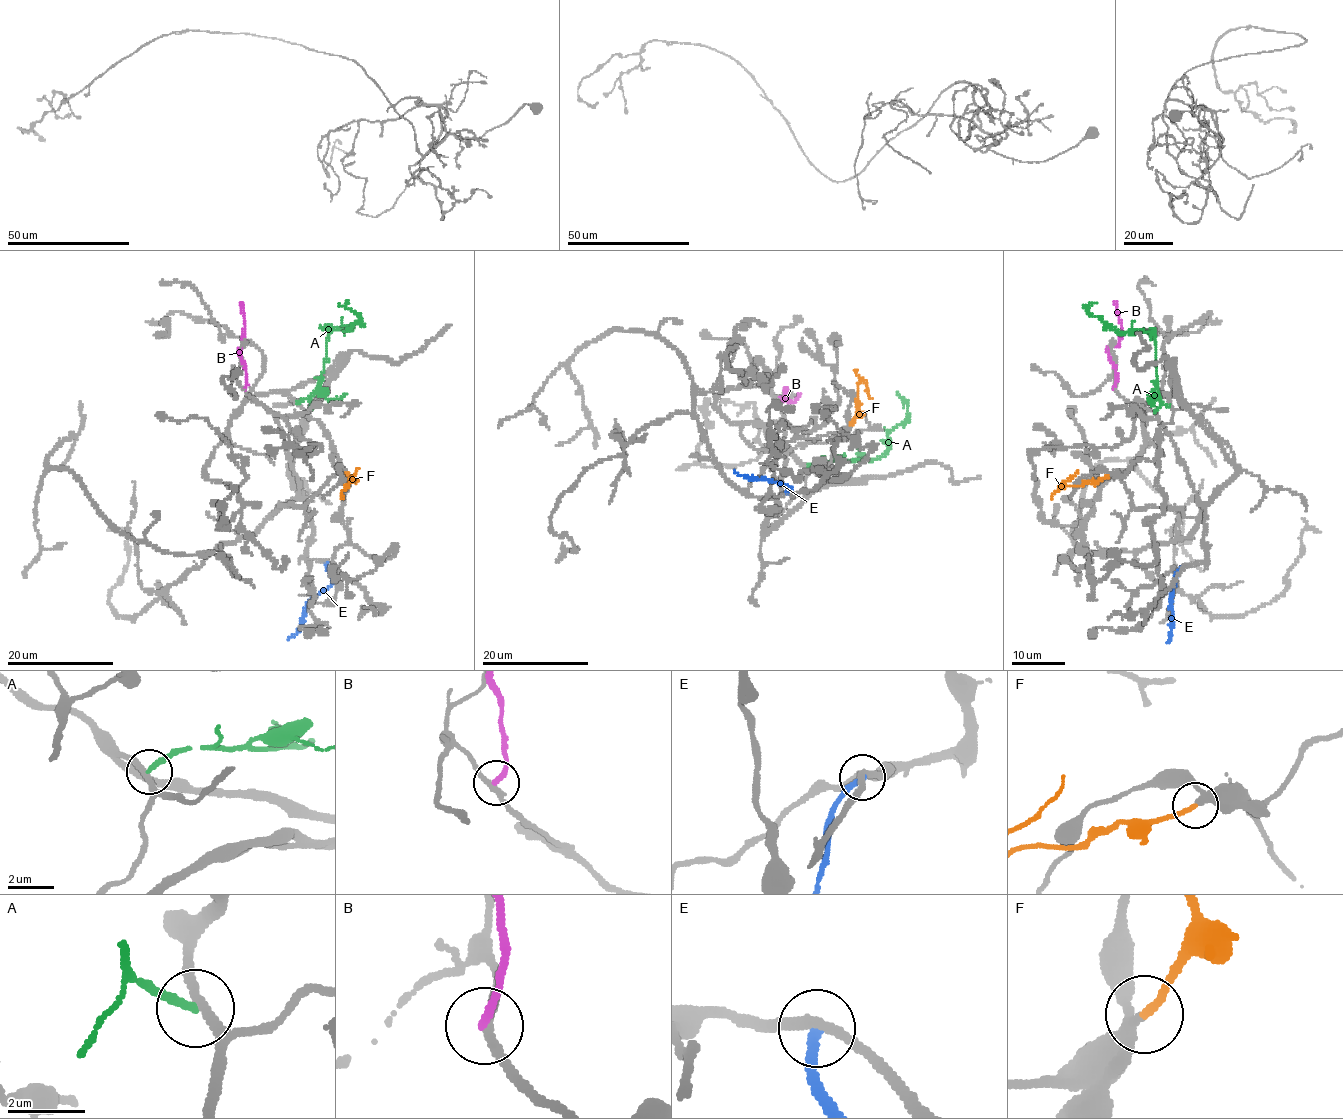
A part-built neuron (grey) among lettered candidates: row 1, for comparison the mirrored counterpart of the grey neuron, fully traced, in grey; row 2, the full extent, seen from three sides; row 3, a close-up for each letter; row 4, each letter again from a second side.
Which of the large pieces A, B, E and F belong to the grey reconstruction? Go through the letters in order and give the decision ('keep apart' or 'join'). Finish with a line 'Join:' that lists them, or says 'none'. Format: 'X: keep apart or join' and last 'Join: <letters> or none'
A: keep apart
B: keep apart
E: keep apart
F: join
Join: F

